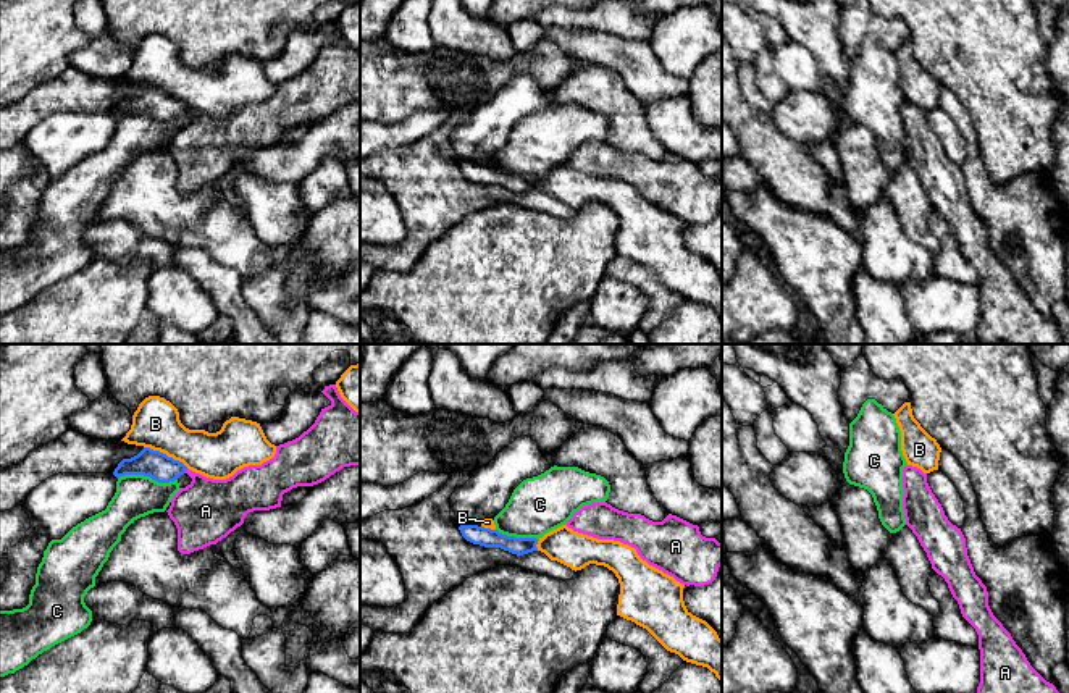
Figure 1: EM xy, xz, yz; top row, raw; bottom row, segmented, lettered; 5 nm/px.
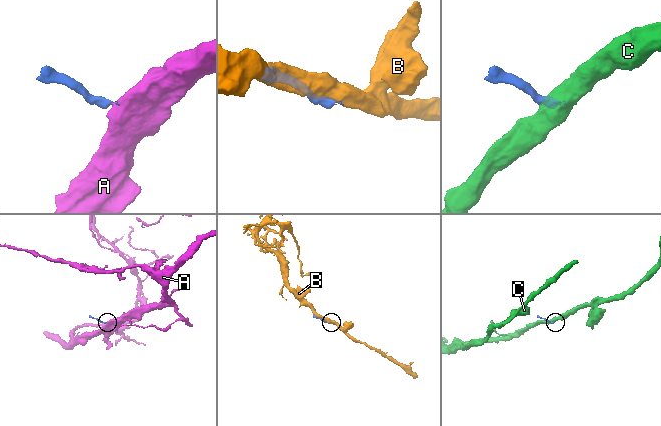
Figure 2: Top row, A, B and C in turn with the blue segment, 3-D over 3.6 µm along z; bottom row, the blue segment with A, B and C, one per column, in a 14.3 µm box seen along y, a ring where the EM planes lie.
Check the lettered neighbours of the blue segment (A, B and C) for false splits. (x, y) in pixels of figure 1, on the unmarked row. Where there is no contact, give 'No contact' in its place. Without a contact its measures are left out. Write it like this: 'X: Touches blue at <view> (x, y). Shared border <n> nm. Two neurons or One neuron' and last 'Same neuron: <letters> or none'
A: Touches blue at xy (186, 107). Shared border 30 nm. One neuron
B: Touches blue at xy (165, 92). Shared border 240 nm. Two neurons
C: Touches blue at xy (147, 113). Shared border 300 nm. Two neurons
Same neuron: A

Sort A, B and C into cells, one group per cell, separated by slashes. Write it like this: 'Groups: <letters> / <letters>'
Groups: A / B / C

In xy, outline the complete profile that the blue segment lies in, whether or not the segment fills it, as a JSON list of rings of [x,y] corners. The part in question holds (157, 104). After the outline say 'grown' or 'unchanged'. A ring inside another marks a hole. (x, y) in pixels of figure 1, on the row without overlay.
[[[336,23],[321,29],[331,42],[321,47],[315,61],[299,76],[276,84],[273,97],[262,103],[249,103],[226,118],[207,116],[189,108],[182,100],[160,89],[144,86],[137,94],[123,97],[115,107],[116,116],[144,113],[158,121],[170,121],[187,111],[192,120],[181,126],[166,149],[178,166],[178,189],[191,192],[216,183],[244,162],[249,150],[281,145],[283,132],[297,124],[313,124],[344,105],[360,103],[360,50],[355,50],[339,32]]]; grown

